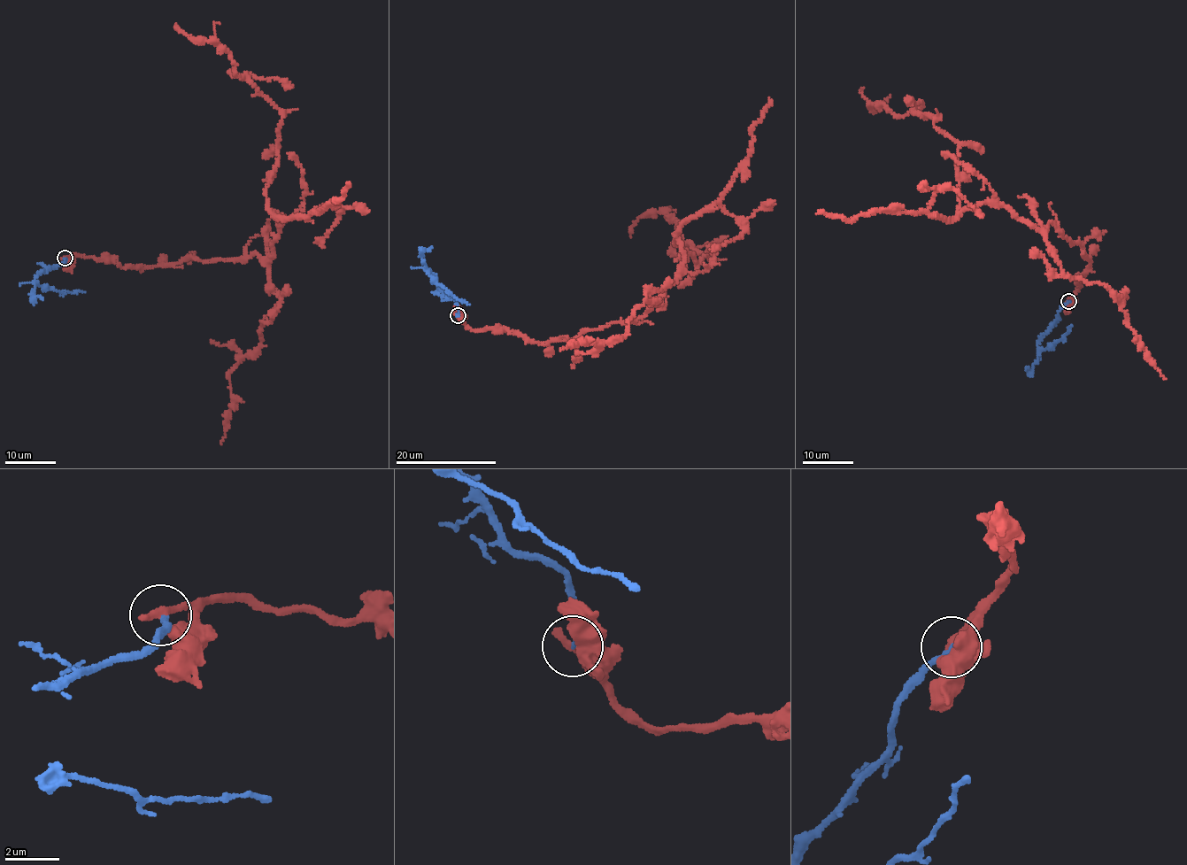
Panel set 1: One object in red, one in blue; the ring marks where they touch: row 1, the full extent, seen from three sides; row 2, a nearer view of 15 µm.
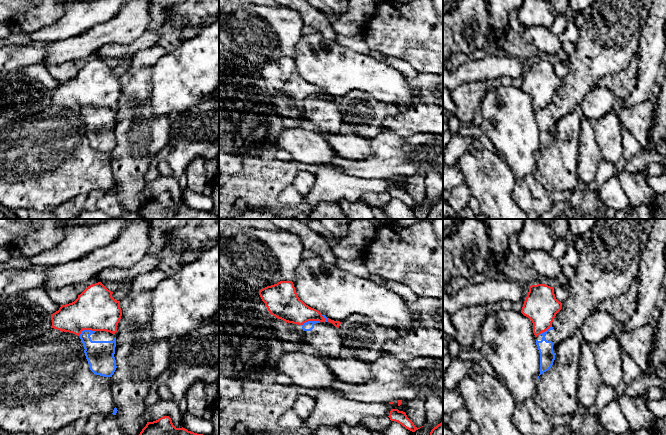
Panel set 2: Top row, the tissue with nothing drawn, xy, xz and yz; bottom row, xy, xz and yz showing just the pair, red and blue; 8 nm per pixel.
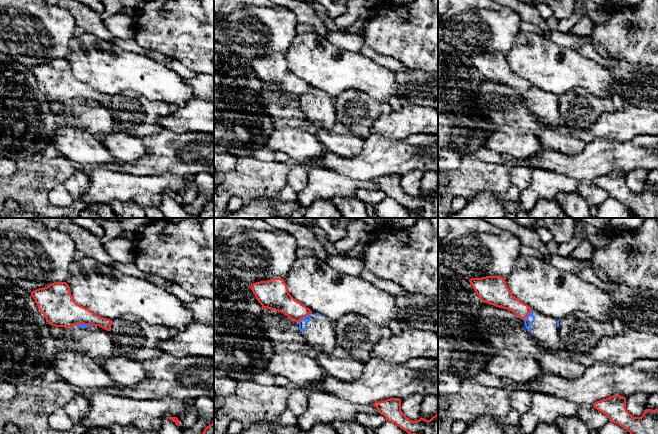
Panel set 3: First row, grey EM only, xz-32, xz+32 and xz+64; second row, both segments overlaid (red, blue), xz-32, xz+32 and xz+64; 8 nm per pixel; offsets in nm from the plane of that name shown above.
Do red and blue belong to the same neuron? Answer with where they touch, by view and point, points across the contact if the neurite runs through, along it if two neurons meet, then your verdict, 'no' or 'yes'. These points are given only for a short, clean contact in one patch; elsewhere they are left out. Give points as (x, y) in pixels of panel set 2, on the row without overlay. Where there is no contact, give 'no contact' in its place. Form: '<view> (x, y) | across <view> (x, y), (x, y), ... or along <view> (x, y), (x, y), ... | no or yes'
xy (86, 105) | along xy (95, 106), (83, 106), (79, 112) | no

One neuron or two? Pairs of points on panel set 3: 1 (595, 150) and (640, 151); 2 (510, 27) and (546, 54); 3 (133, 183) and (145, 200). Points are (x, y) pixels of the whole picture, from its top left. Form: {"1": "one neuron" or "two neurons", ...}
{"1": "one neuron", "2": "two neurons", "3": "two neurons"}

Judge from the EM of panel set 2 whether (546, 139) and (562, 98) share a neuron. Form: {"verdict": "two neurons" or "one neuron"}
{"verdict": "one neuron"}

